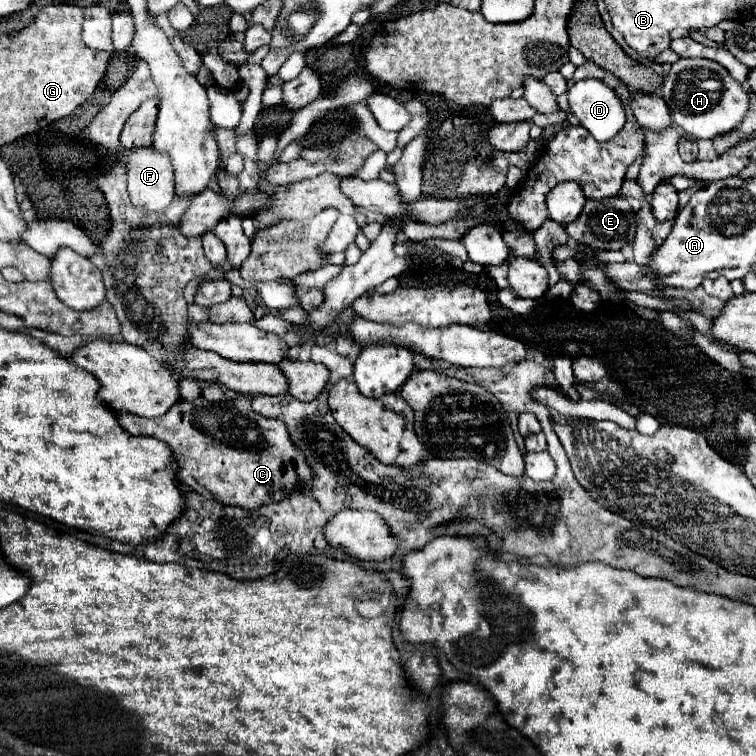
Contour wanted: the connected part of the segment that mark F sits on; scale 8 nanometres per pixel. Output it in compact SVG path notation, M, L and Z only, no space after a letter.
M153 146L149 148L135 148L127 158L127 174L129 174L129 196L131 204L141 212L161 212L169 208L175 198L175 182L173 182L173 168L167 156L157 154Z

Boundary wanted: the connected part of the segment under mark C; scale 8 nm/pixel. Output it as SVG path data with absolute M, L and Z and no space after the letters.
M199 396L193 402L179 402L171 412L165 412L159 418L141 418L135 414L121 414L119 424L133 436L151 436L165 442L171 452L177 468L179 484L187 486L189 490L205 496L207 500L217 500L221 504L235 504L241 508L259 508L267 502L283 500L291 490L303 488L303 484L311 478L311 468L307 466L303 452L299 452L287 434L287 428L281 420L263 418L255 414L249 406L247 398L237 398L229 402L209 402Z

